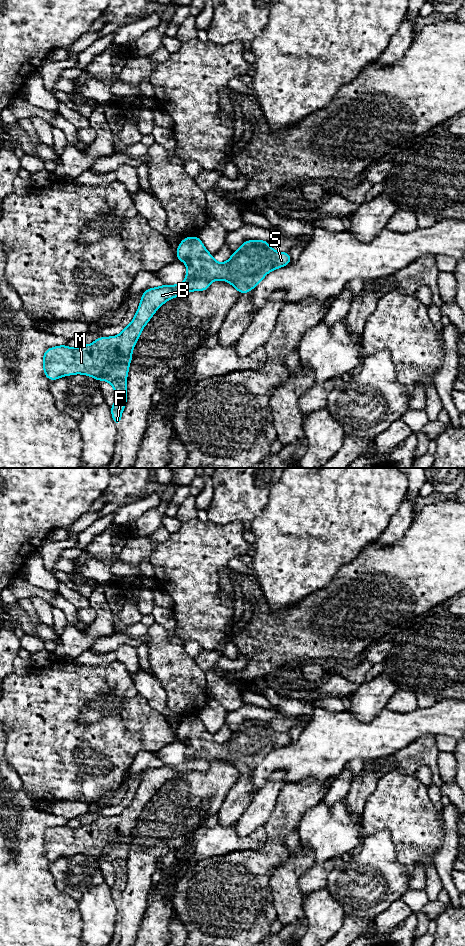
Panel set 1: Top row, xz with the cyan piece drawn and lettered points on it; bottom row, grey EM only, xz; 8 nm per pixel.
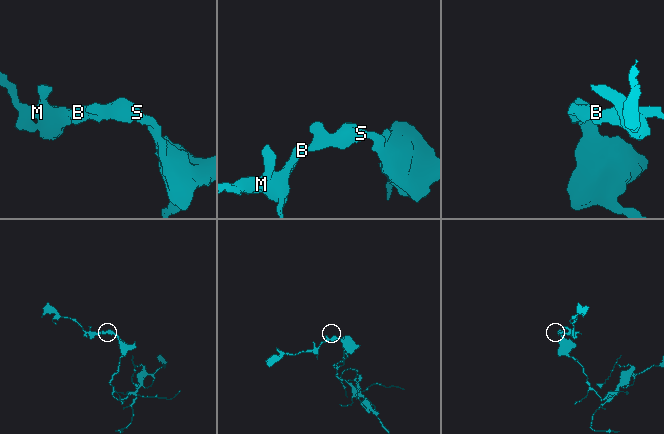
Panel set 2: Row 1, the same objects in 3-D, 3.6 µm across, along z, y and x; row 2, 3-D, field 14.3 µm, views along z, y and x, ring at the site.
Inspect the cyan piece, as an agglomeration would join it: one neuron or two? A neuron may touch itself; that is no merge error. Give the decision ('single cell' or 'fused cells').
single cell

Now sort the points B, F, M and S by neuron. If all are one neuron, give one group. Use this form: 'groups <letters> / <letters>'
groups B F M S

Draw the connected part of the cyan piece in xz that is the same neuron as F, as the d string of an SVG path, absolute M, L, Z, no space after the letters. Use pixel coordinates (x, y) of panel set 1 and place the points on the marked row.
M197 236L184 238L178 245L176 254L177 260L183 261L187 266L186 279L178 285L163 284L160 287L145 290L133 320L118 336L99 337L92 344L82 345L78 348L70 348L67 345L54 346L48 348L43 354L43 371L50 381L74 374L91 376L98 382L100 380L108 381L115 390L115 402L110 410L117 427L121 423L121 415L127 402L126 381L135 343L158 308L166 301L187 292L205 291L215 280L229 282L240 294L248 293L261 283L266 274L284 267L292 261L288 252L276 252L265 240L245 241L236 252L232 252L230 259L224 263L216 262Z

